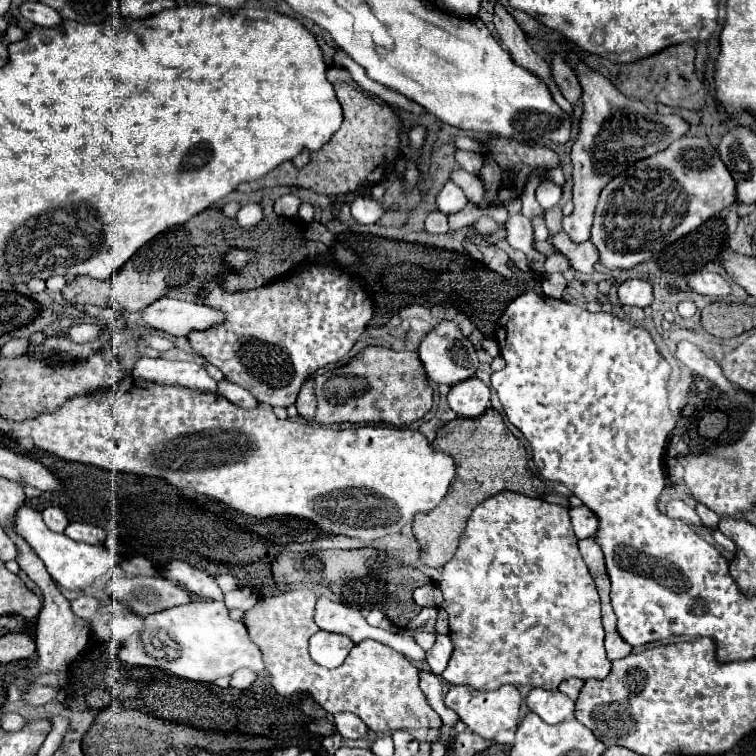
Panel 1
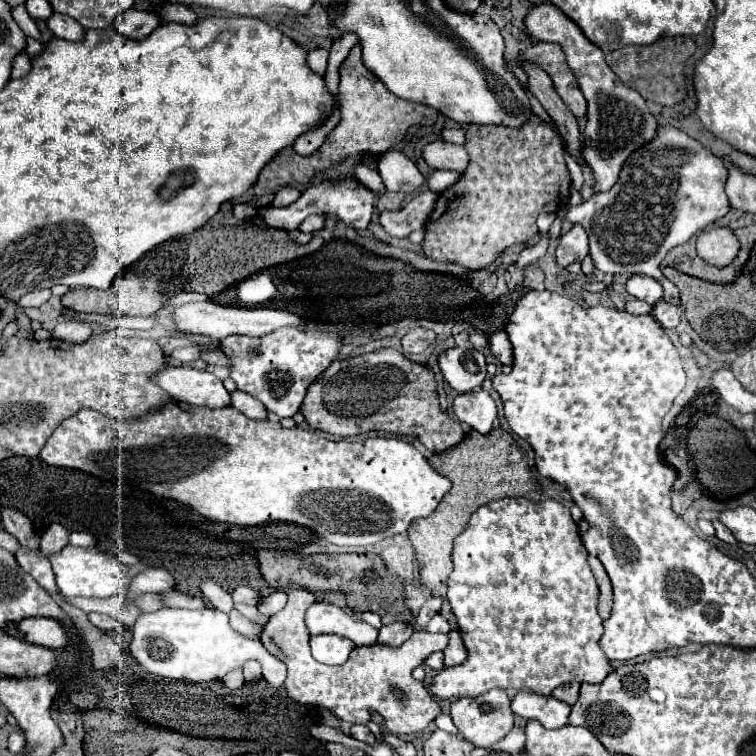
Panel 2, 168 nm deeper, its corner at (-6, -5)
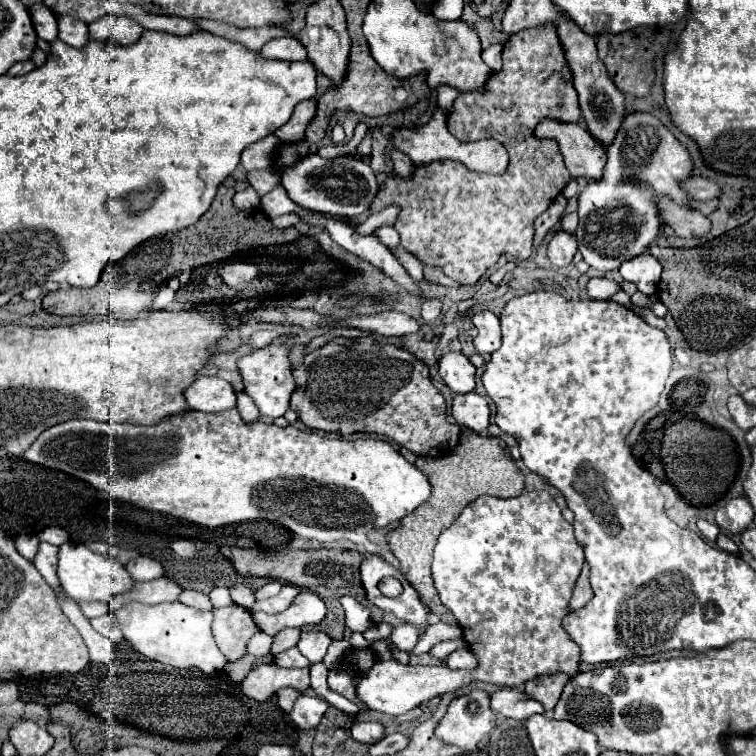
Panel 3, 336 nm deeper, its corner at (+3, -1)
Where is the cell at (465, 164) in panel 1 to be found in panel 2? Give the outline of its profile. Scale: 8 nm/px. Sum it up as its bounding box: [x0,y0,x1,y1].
[424,142,468,172]

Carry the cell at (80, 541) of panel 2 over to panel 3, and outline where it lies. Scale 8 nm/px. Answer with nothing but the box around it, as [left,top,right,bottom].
[39,526,69,544]

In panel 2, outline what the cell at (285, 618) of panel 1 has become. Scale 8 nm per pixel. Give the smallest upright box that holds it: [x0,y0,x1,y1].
[260,588,448,734]

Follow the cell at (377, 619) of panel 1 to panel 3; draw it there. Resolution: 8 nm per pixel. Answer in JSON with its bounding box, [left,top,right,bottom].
[340,596,371,632]

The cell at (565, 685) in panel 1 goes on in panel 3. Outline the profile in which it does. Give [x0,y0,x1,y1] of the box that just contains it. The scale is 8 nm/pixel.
[525,672,569,712]

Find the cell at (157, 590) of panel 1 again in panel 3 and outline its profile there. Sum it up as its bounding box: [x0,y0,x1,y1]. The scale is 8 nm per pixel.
[179,590,213,610]

